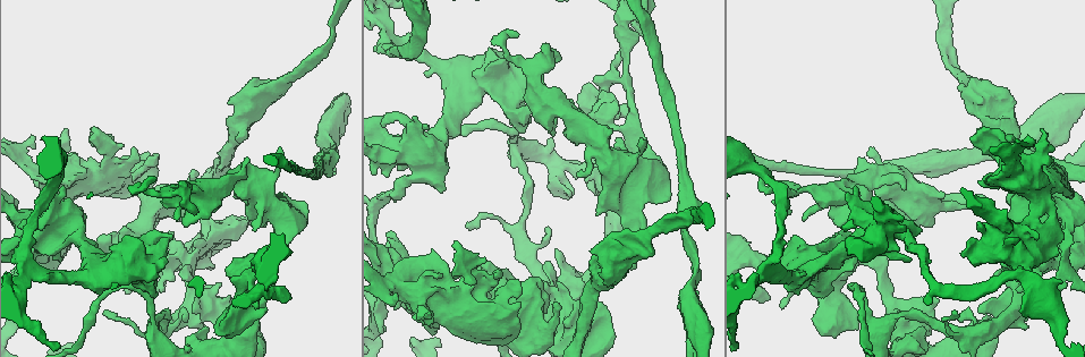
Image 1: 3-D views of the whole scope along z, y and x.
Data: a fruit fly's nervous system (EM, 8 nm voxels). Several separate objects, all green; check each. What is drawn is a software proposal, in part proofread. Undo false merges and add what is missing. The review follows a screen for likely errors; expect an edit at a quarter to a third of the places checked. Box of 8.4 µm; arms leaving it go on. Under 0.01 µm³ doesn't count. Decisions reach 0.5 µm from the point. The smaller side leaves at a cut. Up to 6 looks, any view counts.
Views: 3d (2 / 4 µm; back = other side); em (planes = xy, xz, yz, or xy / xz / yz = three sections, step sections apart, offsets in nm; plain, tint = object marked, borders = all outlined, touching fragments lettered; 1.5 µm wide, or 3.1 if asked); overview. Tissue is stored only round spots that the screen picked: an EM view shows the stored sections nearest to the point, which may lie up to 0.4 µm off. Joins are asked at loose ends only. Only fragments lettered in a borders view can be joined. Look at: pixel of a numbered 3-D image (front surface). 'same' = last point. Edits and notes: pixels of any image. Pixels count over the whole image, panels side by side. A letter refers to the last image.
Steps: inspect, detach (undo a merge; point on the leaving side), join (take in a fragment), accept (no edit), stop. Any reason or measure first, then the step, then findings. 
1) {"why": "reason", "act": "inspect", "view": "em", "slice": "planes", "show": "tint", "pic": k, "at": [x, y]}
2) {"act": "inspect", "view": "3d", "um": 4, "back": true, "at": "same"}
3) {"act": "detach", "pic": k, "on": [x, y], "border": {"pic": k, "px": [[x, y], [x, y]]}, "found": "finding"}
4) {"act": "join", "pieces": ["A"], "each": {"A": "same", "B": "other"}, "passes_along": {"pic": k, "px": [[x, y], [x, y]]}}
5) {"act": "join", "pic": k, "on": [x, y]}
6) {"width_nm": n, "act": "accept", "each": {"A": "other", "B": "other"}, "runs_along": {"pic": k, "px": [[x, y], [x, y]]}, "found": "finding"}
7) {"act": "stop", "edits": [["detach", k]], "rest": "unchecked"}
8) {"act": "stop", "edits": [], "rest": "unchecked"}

{"why": "small branch off a trunk", "act": "inspect", "view": "em", "slice": "planes", "show": "borders", "pic": 1, "at": [155, 334]}

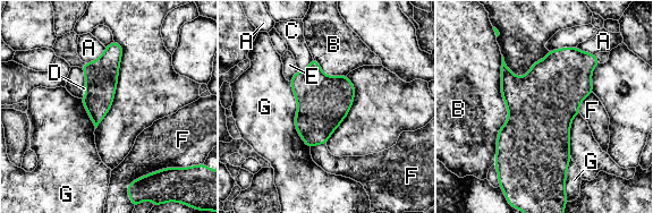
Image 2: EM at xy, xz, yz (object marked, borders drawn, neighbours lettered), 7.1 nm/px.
{"act": "accept", "each": {"A": "other", "B": "other", "C": "other", "D": "other", "E": "other", "F": "other", "G": "other"}, "found": "continuous, no second neuron"}

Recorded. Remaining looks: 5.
{"why": "sudden change in width", "act": "inspect", "view": "3d", "um": 4, "pic": 1, "at": [653, 190]}

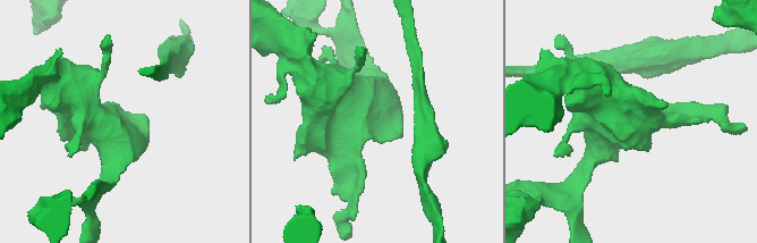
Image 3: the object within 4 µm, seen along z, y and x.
{"act": "inspect", "view": "em", "slice": "xz", "step": 4, "show": "borders", "pic": 3, "at": [374, 119]}

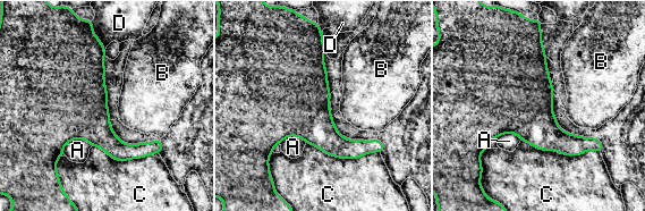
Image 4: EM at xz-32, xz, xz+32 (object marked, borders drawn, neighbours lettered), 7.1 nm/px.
{"longest_contact_nm": ["C", 550], "act": "accept", "each": {"A": "other", "B": "other", "C": "other", "D": "other"}, "border": {"pic": 4, "px": [[522, 140], [563, 154], [600, 152]]}, "found": "one neuron here"}

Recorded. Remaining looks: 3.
{"act": "inspect", "view": "3d", "um": 2, "pic": 1, "at": [542, 267]}

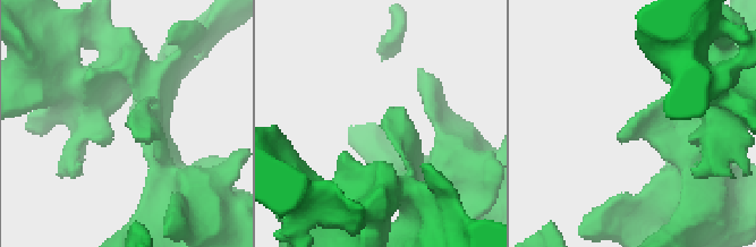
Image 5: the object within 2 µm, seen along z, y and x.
{"act": "inspect", "view": "em", "slice": "planes", "show": "borders", "pic": 5, "at": [129, 121]}

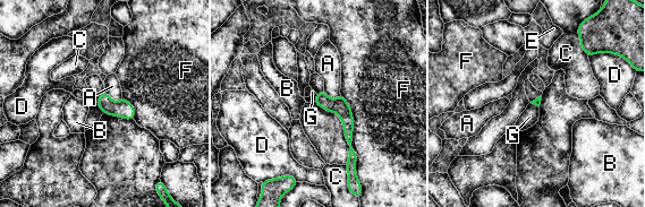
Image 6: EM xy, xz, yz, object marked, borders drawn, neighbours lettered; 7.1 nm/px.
{"act": "accept", "each": {"A": "other", "B": "other", "C": "other", "D": "other", "E": "other", "F": "other", "G": "other"}, "border": {"pic": 6, "px": [[96, 103], [103, 112]]}, "found": "no lettered fragment goes on from it"}

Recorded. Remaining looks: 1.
{"act": "stop", "edits": [], "rest": "unchecked"}

